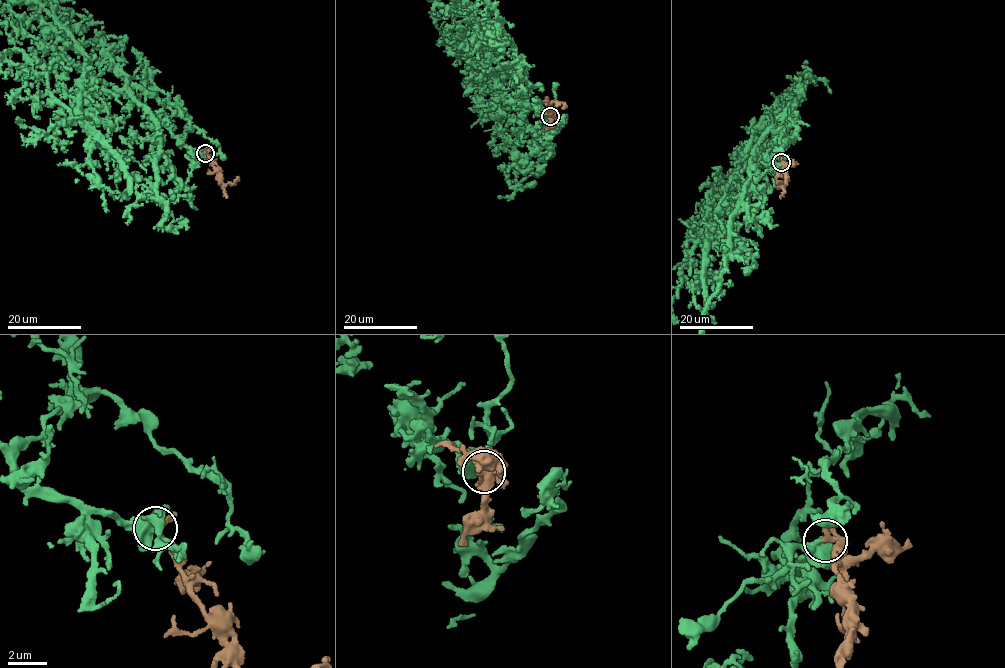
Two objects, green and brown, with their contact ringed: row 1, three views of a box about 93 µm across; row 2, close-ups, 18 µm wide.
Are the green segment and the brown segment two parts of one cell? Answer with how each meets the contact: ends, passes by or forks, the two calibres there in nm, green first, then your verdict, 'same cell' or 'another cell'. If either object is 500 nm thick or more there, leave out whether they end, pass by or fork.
green passes by; brown forks; calibres 420 and 200 nm; same cell

